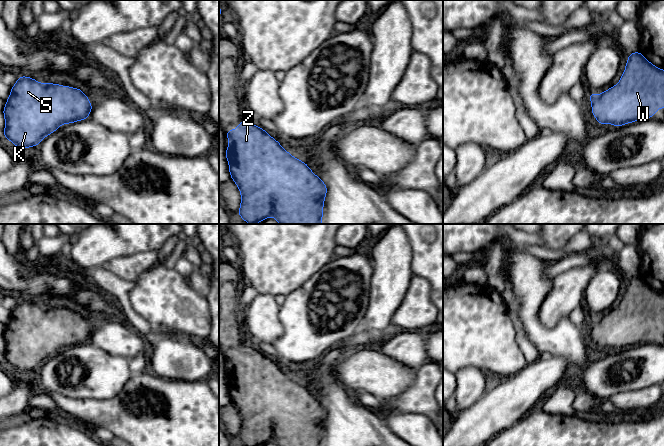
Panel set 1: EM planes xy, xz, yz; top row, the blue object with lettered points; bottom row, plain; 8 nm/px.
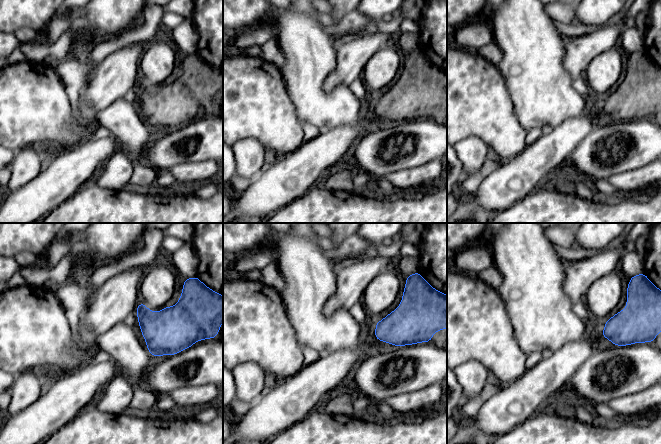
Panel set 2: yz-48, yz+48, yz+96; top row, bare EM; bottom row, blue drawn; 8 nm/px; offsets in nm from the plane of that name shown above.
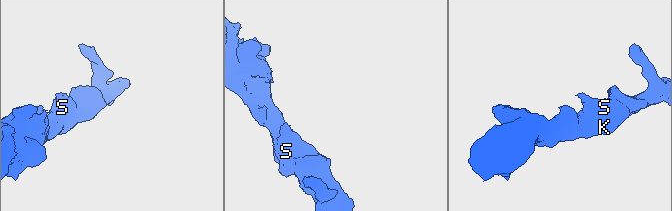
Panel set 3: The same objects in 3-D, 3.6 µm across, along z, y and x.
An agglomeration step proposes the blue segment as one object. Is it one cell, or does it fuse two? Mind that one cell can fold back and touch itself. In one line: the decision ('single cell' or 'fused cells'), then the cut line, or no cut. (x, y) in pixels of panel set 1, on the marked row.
single cell; cut none

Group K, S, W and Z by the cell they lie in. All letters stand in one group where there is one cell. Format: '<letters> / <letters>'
K S W Z

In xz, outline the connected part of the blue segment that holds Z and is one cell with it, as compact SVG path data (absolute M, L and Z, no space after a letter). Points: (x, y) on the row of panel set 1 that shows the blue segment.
M243 120L236 129L227 130L227 138L229 145L225 155L229 162L231 178L241 192L241 206L238 214L244 221L249 224L257 224L272 216L280 224L322 224L327 187L306 163L285 151L280 143L274 140L266 131Z

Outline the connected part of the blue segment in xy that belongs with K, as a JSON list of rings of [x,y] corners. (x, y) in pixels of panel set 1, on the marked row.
[[[20,76],[3,110],[3,136],[19,148],[37,146],[63,123],[88,118],[92,107],[88,97],[78,88],[42,84]]]

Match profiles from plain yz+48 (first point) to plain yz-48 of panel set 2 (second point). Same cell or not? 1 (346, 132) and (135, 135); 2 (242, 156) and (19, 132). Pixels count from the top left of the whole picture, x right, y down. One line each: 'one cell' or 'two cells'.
1: two cells
2: two cells

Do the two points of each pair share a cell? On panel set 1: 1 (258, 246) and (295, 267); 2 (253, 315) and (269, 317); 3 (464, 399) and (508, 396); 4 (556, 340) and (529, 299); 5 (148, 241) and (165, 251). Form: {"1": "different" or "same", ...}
{"1": "same", "2": "same", "3": "different", "4": "same", "5": "different"}

